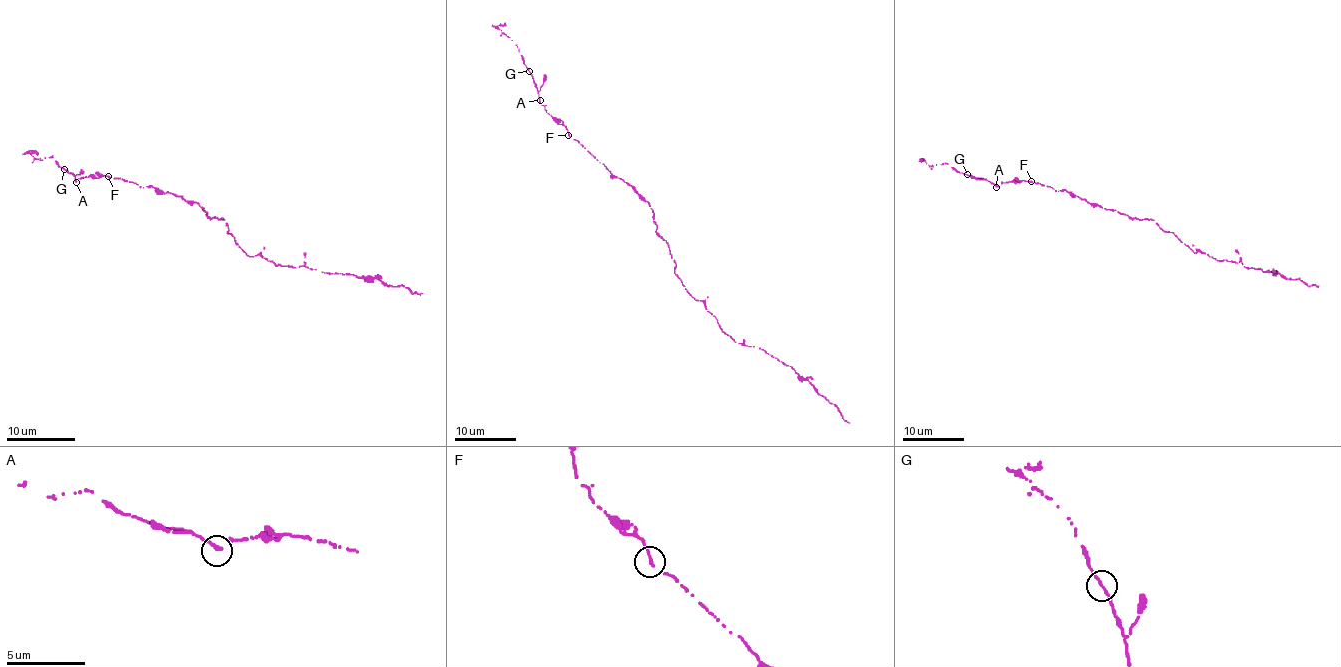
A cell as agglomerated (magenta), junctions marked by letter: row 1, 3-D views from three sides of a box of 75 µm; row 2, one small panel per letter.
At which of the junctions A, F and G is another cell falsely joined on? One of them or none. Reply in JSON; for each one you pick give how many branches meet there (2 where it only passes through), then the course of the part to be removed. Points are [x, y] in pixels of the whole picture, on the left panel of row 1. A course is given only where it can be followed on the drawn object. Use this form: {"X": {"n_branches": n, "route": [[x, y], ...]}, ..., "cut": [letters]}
{"cut": []}

